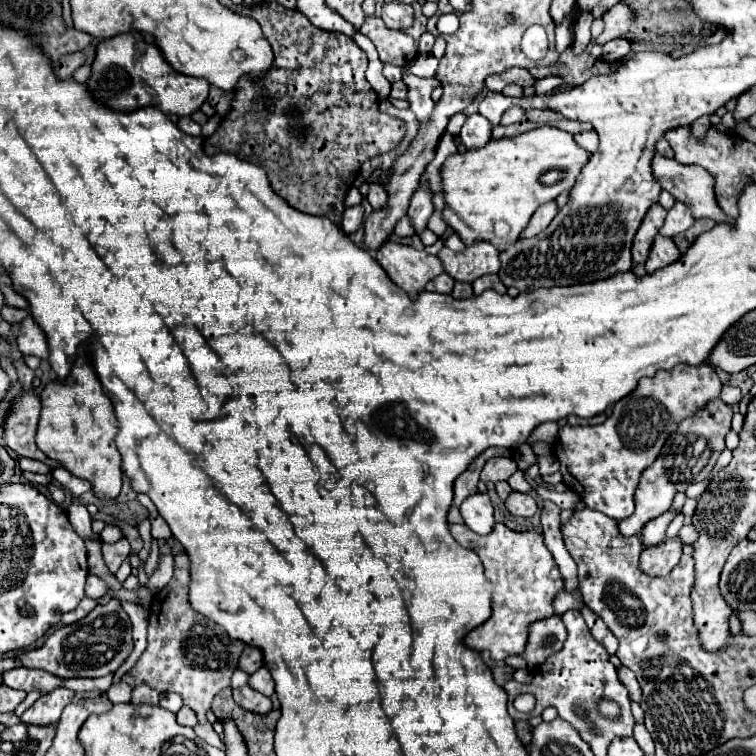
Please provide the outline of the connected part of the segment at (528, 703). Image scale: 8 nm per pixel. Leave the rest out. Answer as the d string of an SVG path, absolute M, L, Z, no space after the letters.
M527 694L524 697L517 697L513 702L514 707L521 712L528 713L535 706L535 697L533 694Z

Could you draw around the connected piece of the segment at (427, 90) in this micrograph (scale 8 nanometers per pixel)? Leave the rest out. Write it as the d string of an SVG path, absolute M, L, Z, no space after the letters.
M409 70L403 72L403 82L407 84L407 100L413 114L417 116L417 120L427 122L427 114L431 114L431 110L435 108L431 92L435 90L435 86L439 86L439 82L435 82L435 78L419 78Z

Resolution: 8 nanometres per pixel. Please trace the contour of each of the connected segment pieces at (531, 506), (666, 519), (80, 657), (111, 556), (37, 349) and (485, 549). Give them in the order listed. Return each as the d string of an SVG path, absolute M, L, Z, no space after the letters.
M511 492L511 496L505 502L509 514L521 516L521 518L531 518L537 512L537 502L531 494L521 494L521 492Z
M669 510L669 512L661 514L659 518L651 520L651 522L643 528L643 534L641 534L643 544L645 544L645 546L655 546L657 542L661 542L663 536L665 536L665 530L667 530L667 526L669 526L669 522L673 520L673 516L675 516L675 512Z
M111 600L107 606L97 606L87 618L71 626L55 630L43 648L23 652L17 660L25 668L37 668L51 672L61 678L97 678L117 672L117 668L127 660L133 650L131 638L131 620L117 600Z
M119 540L115 544L103 544L103 560L107 564L107 570L111 574L115 574L119 570L119 566L123 564L123 560L129 556L131 548L127 540Z
M27 316L21 322L19 334L17 334L17 348L21 350L23 356L37 356L41 360L49 356L45 334L39 330L39 326L35 326L35 320L31 316Z
M451 524L449 528L461 546L473 550L481 558L485 576L495 586L493 616L487 620L487 624L471 630L465 644L479 652L491 652L493 660L519 656L527 646L529 626L553 614L553 600L559 590L563 590L563 578L553 554L543 544L543 536L539 532L513 532L505 524L497 524L491 534L477 536L473 530L461 524Z

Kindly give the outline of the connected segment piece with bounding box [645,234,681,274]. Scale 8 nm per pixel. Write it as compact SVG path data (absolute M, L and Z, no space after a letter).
M657 236L655 242L653 242L653 248L651 248L651 254L649 254L649 260L645 262L645 270L651 274L659 268L665 268L673 262L677 262L681 258L681 252L679 248L675 246L675 242L671 238L665 238L665 236Z

